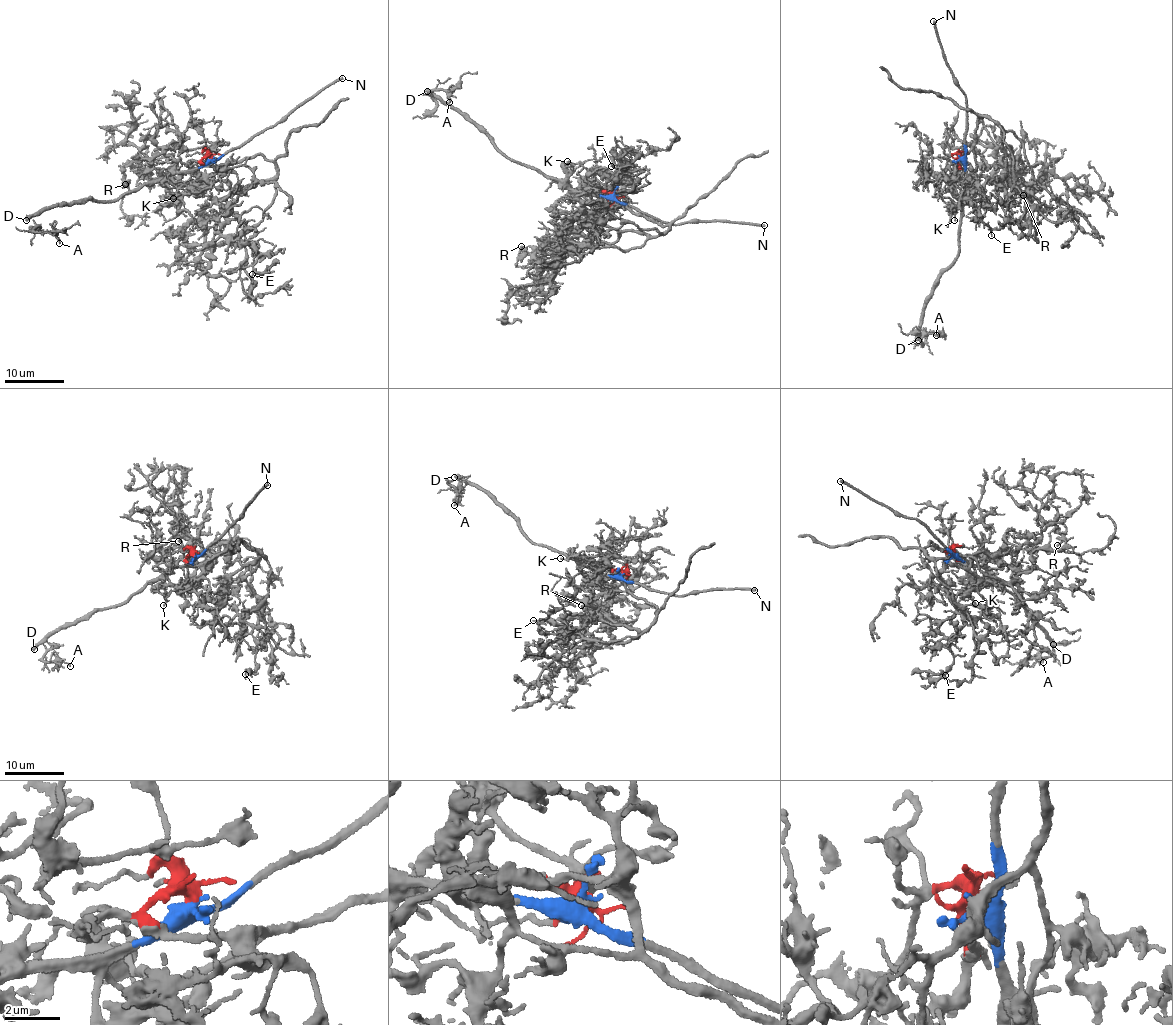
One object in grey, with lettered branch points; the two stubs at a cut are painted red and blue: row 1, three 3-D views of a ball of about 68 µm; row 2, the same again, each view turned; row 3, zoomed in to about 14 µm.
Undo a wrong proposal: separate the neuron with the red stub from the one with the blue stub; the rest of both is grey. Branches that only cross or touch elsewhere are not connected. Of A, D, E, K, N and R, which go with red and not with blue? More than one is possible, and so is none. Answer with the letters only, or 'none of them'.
E, R

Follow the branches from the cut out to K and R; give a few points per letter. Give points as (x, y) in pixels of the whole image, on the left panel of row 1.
K: (211, 159), (193, 169), (169, 175), (167, 185), (175, 187), (176, 191), (173, 199)
R: (211, 158), (202, 161), (260, 154), (276, 174), (234, 190), (171, 185), (134, 162), (126, 184)

